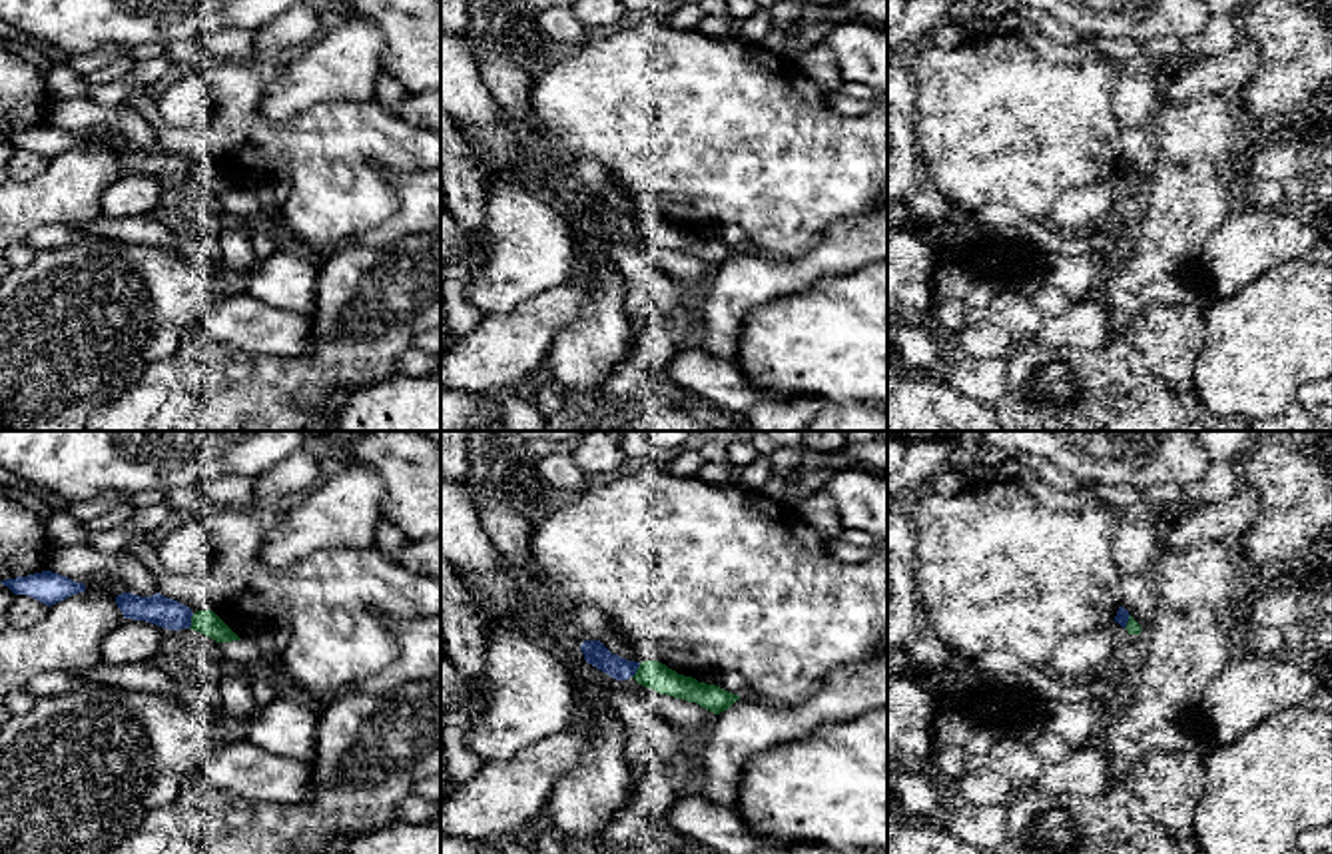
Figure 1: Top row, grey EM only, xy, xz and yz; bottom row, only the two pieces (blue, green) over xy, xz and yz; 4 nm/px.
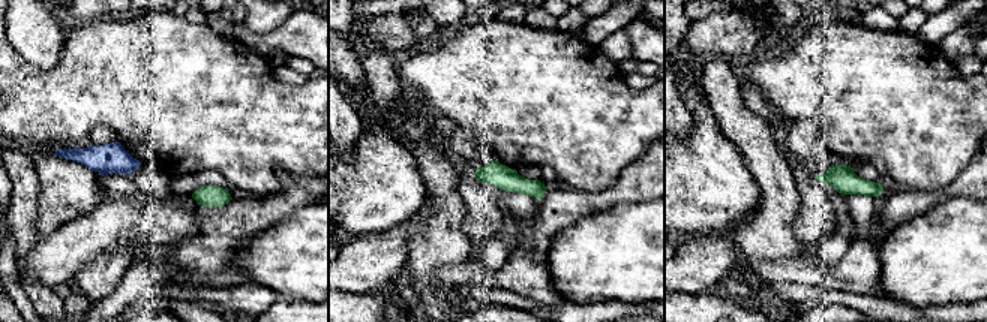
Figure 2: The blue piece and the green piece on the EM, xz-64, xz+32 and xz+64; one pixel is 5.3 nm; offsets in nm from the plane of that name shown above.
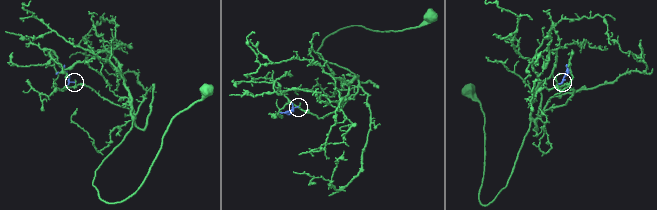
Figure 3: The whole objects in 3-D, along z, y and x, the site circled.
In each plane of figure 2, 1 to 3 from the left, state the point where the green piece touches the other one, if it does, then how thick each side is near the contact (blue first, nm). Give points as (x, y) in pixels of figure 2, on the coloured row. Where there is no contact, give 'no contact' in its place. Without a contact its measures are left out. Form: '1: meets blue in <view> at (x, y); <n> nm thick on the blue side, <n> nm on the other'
1: no contact
2: no contact
3: no contact

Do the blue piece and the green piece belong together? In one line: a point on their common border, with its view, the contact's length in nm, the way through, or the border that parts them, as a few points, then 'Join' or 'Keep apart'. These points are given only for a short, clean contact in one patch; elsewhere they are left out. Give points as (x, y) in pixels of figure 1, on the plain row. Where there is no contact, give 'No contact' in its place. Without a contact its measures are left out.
Touches blue at xy (190, 174). Shared border 70 nm. Keep apart

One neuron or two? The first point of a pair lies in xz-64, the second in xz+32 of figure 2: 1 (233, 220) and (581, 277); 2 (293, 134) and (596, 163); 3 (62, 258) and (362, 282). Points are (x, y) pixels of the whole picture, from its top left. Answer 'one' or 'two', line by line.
1: two
2: one
3: one

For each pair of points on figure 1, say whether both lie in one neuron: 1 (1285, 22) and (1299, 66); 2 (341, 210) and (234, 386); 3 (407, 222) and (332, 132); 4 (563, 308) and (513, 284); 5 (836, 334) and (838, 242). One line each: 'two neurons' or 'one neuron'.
1: one neuron
2: two neurons
3: two neurons
4: two neurons
5: two neurons

